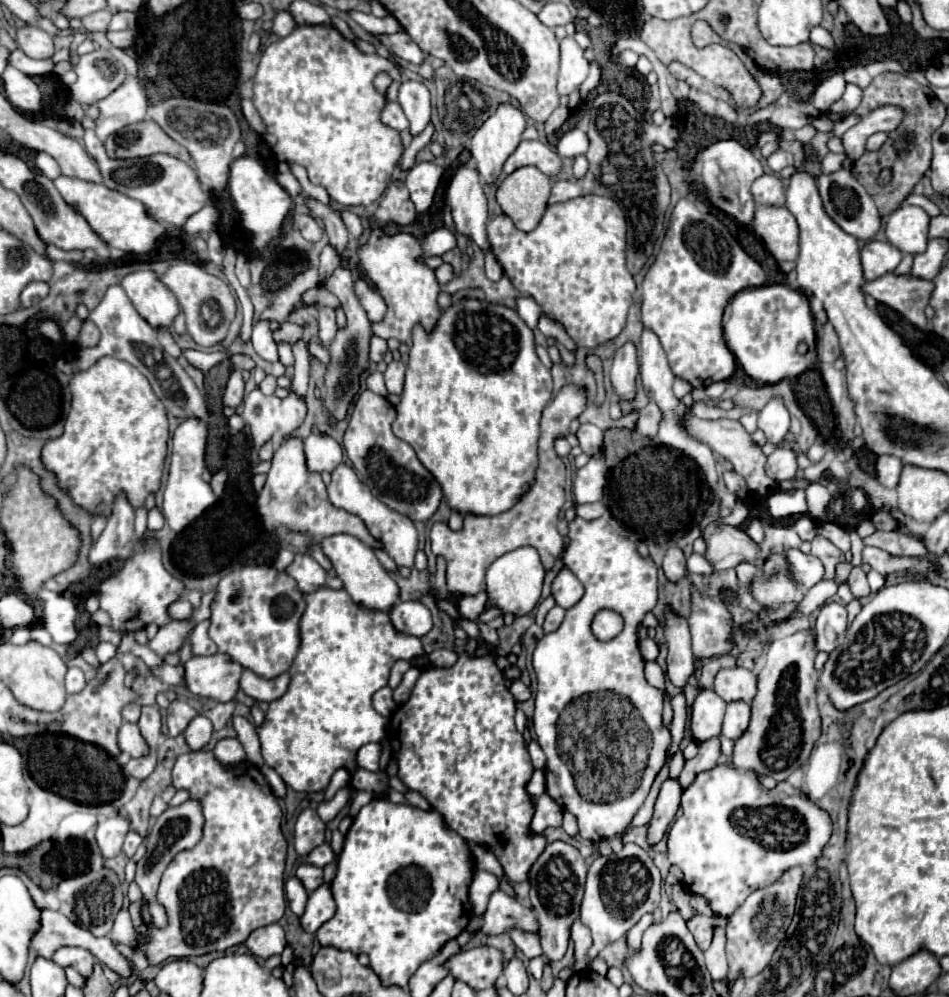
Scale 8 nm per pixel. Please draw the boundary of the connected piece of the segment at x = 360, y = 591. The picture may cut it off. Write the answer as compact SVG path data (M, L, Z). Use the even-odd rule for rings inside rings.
M333 534L333 536L321 538L319 546L321 546L323 554L331 560L337 576L343 580L345 590L351 594L351 598L357 604L361 604L365 608L375 608L375 610L389 612L391 606L399 600L397 584L385 572L385 568L379 564L375 552L369 546L365 546L359 538L353 538L351 534Z

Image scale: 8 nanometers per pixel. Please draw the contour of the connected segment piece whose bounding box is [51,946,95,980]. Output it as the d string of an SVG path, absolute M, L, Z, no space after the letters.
M63 946L61 950L57 950L57 952L53 954L51 960L57 962L57 964L63 964L63 966L71 966L71 968L75 968L85 980L89 980L91 974L93 974L95 958L93 958L93 954L89 954L89 950L83 950L83 948Z

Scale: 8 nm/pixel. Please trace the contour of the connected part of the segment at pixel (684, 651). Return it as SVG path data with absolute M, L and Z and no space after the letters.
M671 610L665 612L667 626L665 626L665 638L669 644L667 654L667 678L673 686L685 688L689 682L689 676L693 676L693 652L691 652L691 638L689 638L689 626L681 616L671 614Z

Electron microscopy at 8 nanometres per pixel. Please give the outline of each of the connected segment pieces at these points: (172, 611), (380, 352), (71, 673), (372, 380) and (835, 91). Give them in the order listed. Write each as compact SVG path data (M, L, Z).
M181 598L181 600L177 600L169 606L169 616L171 618L183 620L183 618L189 618L189 614L191 614L191 604L185 598Z
M373 336L371 338L371 350L369 350L369 360L371 362L381 362L385 358L385 352L387 352L387 342L383 338L377 338Z
M71 666L67 670L67 676L65 676L65 690L67 694L75 694L75 692L81 692L85 686L85 678L83 678L83 672L75 666Z
M379 370L371 372L365 380L365 386L375 392L375 394L381 394L381 396L387 396L387 388L385 388L385 382L383 382L383 374Z
M833 74L833 76L829 76L827 80L823 80L819 86L817 86L817 90L813 92L813 96L811 96L811 104L813 104L813 108L817 110L817 112L821 112L821 114L825 114L841 96L843 96L843 92L845 92L845 78L843 78L843 74Z

